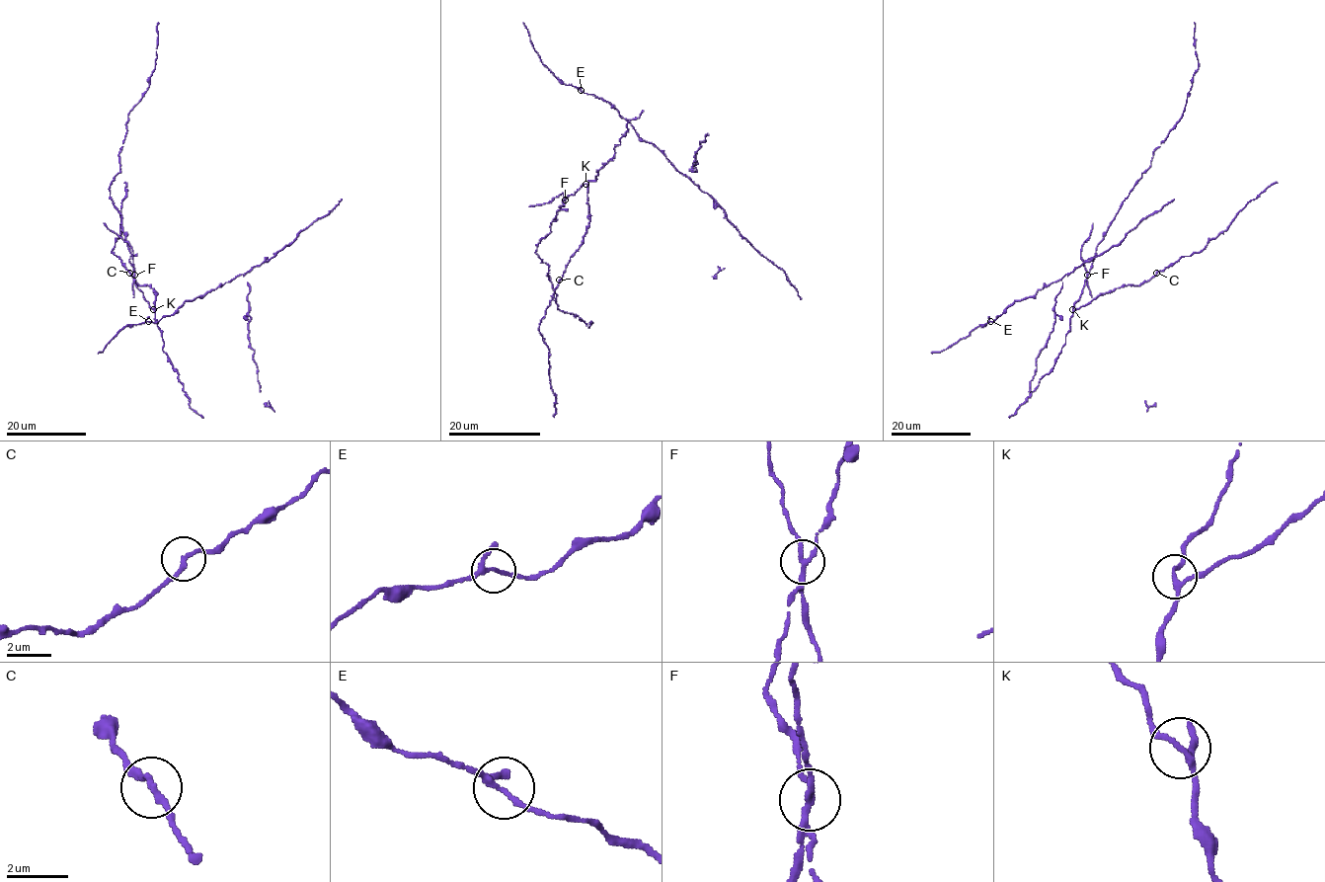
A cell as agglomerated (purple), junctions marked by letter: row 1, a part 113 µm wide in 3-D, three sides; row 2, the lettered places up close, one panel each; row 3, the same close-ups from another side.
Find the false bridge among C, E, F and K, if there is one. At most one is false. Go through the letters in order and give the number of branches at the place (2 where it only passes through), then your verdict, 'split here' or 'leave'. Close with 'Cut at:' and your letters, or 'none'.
C: branches 2; leave
E: branches 3; leave
F: branches 4; split here
K: branches 3; leave
Cut at: F

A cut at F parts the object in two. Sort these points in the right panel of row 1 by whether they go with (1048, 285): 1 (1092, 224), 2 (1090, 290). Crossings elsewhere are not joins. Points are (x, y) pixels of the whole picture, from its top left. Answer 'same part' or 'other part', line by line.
1: other part
2: other part

